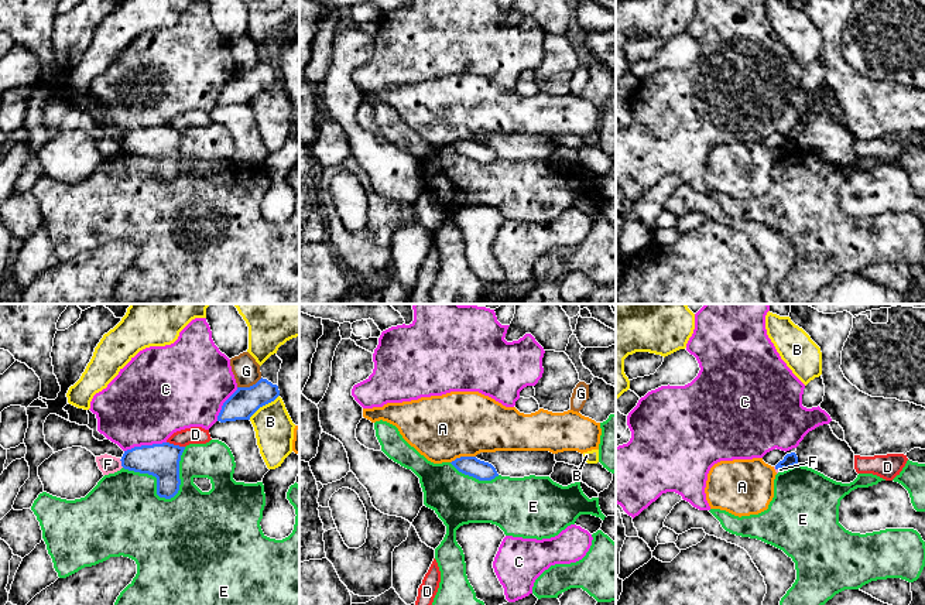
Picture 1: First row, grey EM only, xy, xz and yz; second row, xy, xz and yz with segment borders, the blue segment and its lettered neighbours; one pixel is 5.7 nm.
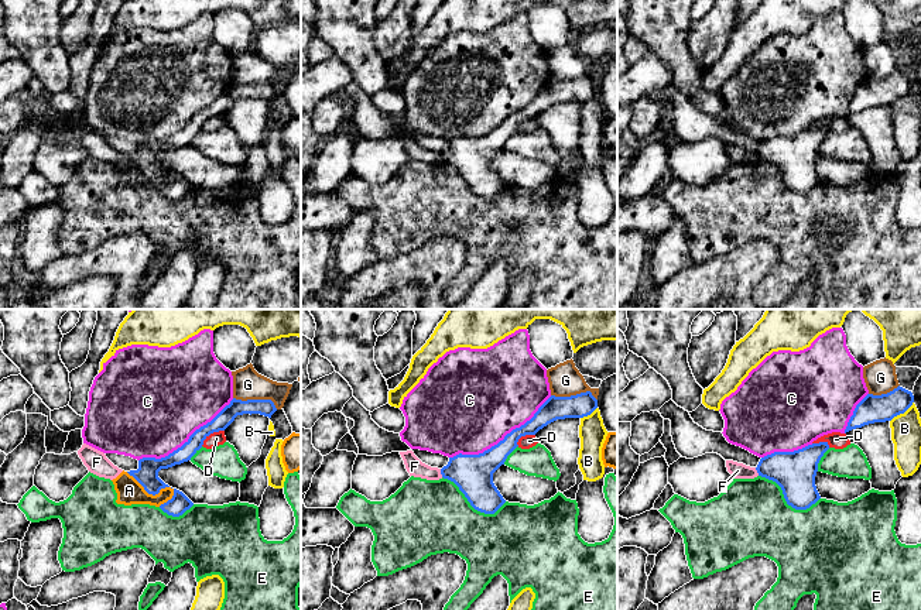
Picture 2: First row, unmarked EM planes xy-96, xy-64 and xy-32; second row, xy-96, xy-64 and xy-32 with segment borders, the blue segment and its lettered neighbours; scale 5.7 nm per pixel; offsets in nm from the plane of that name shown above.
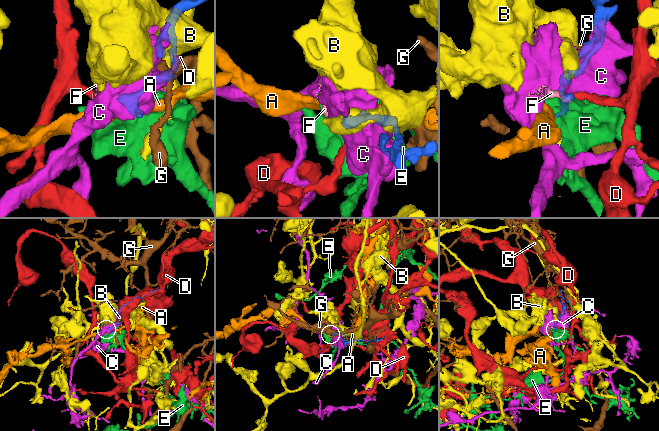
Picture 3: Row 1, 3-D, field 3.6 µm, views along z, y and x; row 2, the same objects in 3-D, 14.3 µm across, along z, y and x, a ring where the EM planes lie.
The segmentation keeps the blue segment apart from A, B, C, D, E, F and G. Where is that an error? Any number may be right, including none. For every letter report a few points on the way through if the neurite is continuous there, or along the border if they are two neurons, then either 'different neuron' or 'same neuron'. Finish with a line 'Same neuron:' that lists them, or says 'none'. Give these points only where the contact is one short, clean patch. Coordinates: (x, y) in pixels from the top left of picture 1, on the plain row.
A: border along xz (475, 139), (461, 139), (451, 146); different neuron
B: border along xy (278, 78), (249, 102); different neuron
C: different neuron
D: different neuron
E: different neuron
F: runs through xy (161, 144), (122, 147), (108, 147); same neuron
G: different neuron
Same neuron: F

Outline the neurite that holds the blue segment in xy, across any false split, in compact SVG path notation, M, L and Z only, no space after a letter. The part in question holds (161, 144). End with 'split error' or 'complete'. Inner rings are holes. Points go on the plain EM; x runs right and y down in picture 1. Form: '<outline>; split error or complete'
M169 126L141 129L124 134L121 141L107 137L96 140L96 146L103 158L121 151L153 158L157 161L157 178L171 182L179 174L179 144L184 133L185 130Z; split error

